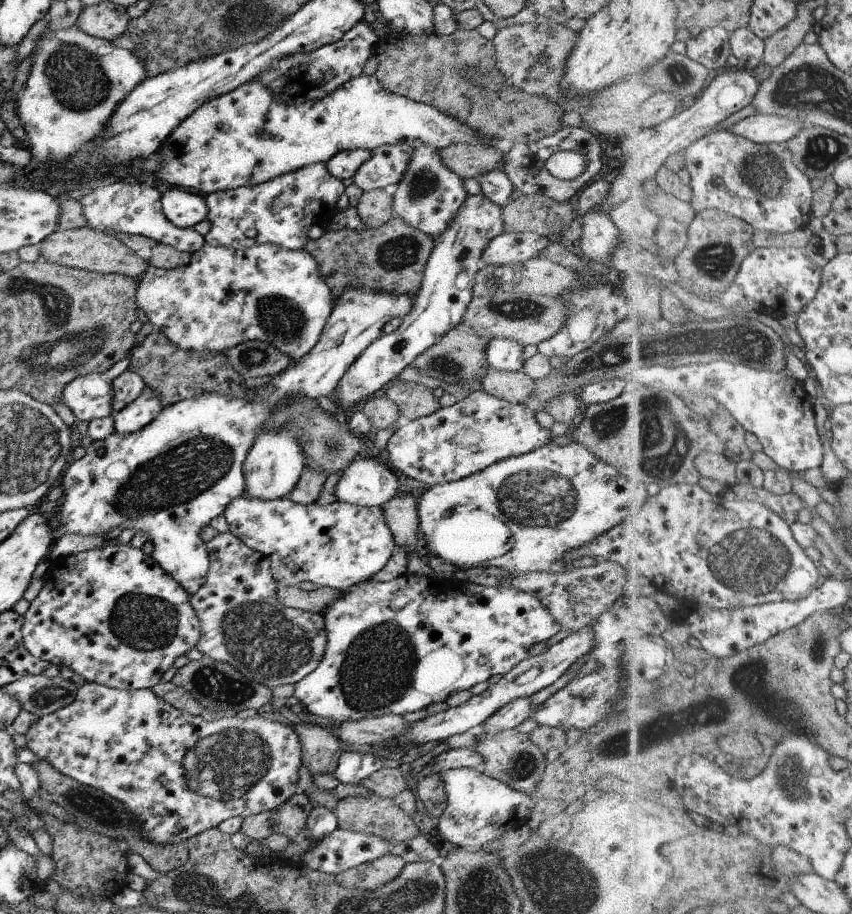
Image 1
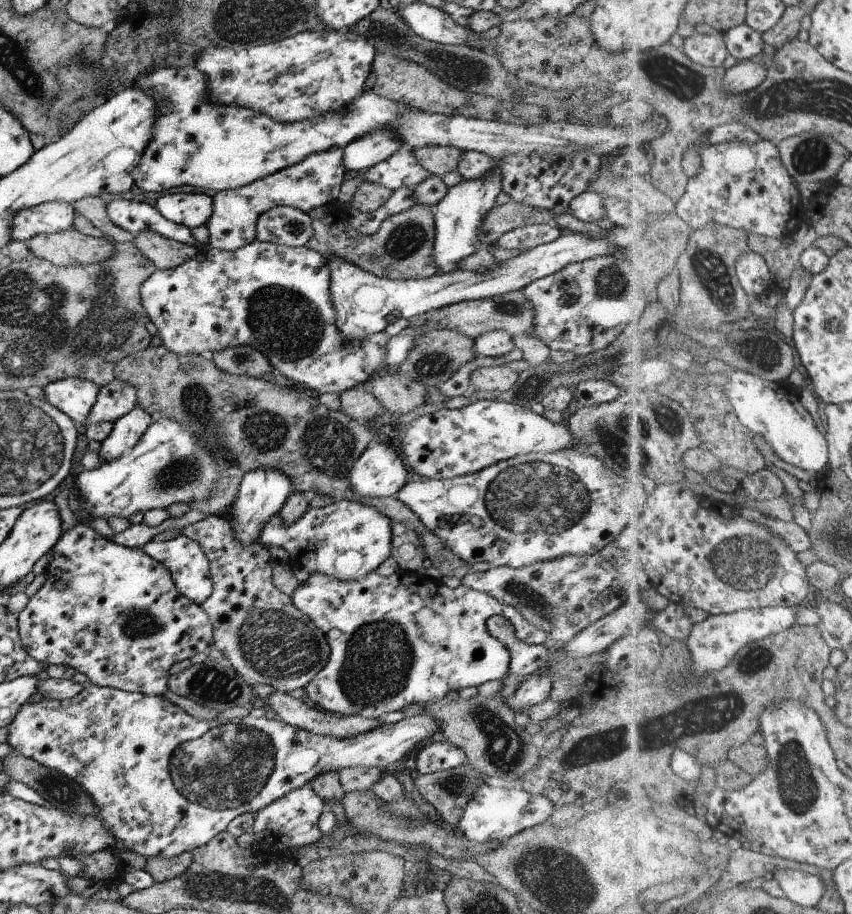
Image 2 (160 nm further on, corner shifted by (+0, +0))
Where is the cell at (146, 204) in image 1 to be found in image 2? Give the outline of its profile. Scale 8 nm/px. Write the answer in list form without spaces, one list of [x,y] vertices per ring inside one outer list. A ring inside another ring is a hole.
[[[114,199],[106,206],[108,219],[118,228],[134,235],[140,230],[152,230],[171,240],[195,245],[190,228],[165,220],[157,209],[133,200]]]

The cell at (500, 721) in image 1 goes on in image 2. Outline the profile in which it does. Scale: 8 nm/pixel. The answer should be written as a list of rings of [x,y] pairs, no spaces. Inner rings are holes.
[[[529,675],[517,688],[510,699],[505,699],[505,704],[514,714],[525,707],[543,702],[548,698],[551,690],[551,678],[547,675]]]

